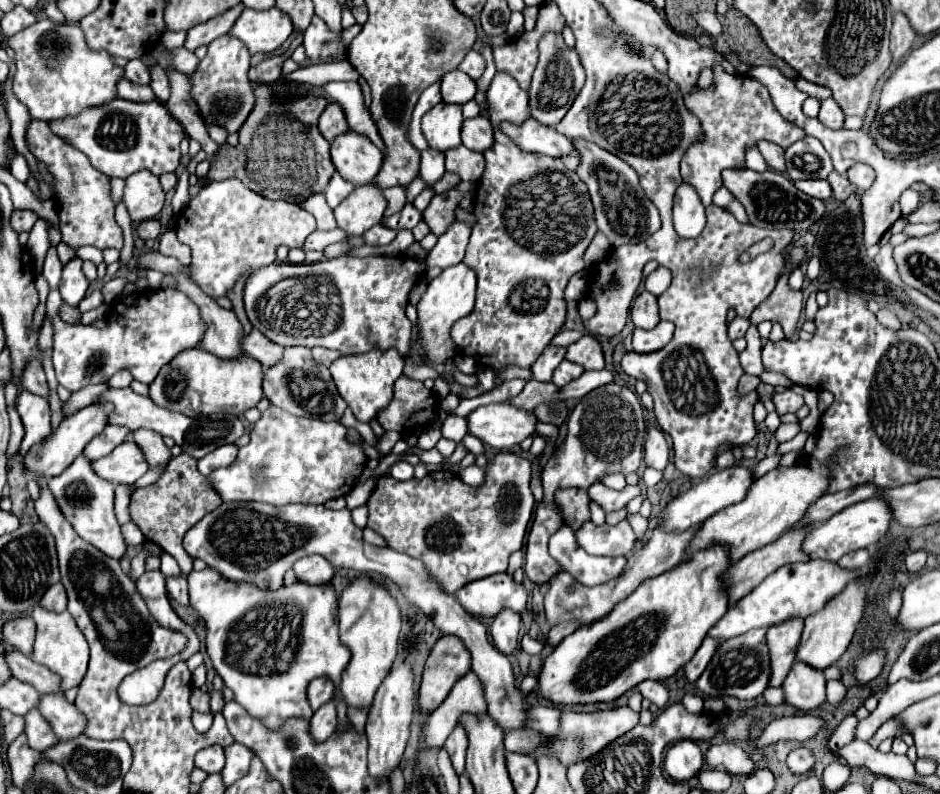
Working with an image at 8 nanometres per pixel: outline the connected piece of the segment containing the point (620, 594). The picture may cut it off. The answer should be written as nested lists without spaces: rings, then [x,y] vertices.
[[[691,527],[685,533],[663,533],[661,529],[655,529],[651,539],[643,545],[643,549],[629,555],[629,561],[627,561],[627,567],[623,569],[623,573],[615,581],[603,583],[597,587],[579,585],[579,581],[575,581],[569,573],[563,573],[563,571],[555,573],[549,579],[549,591],[545,595],[545,615],[547,615],[549,625],[555,627],[555,625],[567,623],[567,621],[577,621],[579,625],[589,625],[589,623],[603,619],[607,613],[611,613],[611,609],[617,603],[627,599],[645,579],[657,577],[669,569],[673,569],[681,561],[681,555],[687,549],[695,529],[697,527]]]

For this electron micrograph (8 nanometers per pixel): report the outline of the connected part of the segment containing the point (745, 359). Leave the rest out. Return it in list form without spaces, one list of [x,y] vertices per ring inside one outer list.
[[[751,325],[745,333],[745,339],[747,339],[747,347],[743,353],[739,353],[741,357],[741,367],[745,373],[749,375],[761,375],[765,369],[763,369],[763,361],[761,361],[761,337],[757,333],[757,327]]]

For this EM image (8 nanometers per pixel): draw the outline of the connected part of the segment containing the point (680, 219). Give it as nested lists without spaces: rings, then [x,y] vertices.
[[[683,183],[675,193],[673,225],[679,237],[699,237],[705,227],[705,207],[701,205],[695,189]]]

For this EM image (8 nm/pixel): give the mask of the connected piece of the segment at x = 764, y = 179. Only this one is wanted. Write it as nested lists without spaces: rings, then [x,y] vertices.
[[[725,169],[723,171],[723,185],[743,203],[747,209],[749,223],[763,229],[793,229],[793,231],[807,231],[813,223],[817,223],[825,215],[825,201],[807,197],[799,189],[795,189],[793,181],[787,181],[783,173],[767,169],[763,173],[743,169]]]

